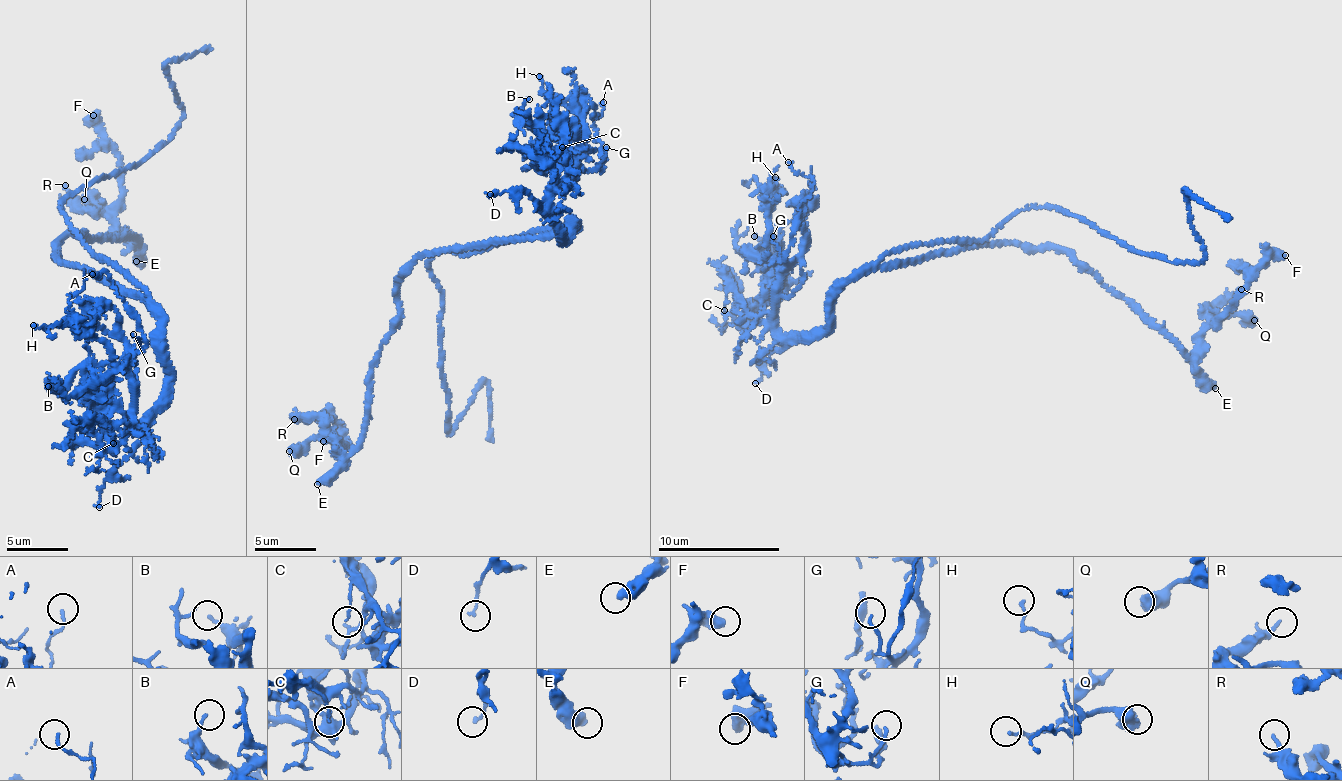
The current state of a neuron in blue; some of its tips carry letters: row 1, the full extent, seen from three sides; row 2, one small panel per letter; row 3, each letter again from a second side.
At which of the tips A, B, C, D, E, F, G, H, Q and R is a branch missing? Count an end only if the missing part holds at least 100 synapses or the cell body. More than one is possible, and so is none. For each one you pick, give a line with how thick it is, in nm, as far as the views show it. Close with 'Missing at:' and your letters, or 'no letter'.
Missing at: no letter

